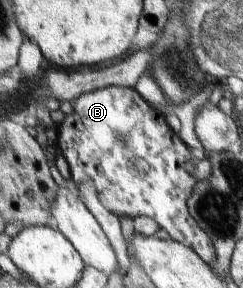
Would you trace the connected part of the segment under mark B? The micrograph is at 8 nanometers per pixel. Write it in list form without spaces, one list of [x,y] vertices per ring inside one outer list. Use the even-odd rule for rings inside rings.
[[[106,87],[101,88],[95,91],[90,91],[77,96],[77,99],[72,101],[73,111],[72,113],[65,114],[64,119],[57,123],[57,149],[58,153],[63,155],[70,167],[70,176],[73,179],[75,184],[83,183],[85,180],[94,181],[99,199],[101,203],[107,207],[107,209],[112,213],[113,218],[118,216],[131,217],[135,219],[137,216],[147,216],[151,219],[154,219],[161,227],[163,234],[167,237],[173,238],[179,243],[184,243],[187,247],[190,247],[195,251],[203,261],[206,261],[208,264],[212,262],[214,258],[214,247],[212,246],[209,236],[198,226],[198,223],[191,217],[191,214],[188,210],[187,200],[191,195],[191,192],[194,190],[194,185],[197,183],[197,180],[205,179],[209,177],[212,167],[210,161],[207,157],[202,160],[193,158],[189,148],[185,145],[185,142],[171,130],[171,127],[167,124],[165,116],[161,111],[156,110],[152,105],[149,105],[147,101],[139,95],[139,92],[135,88],[126,88],[126,87]],[[187,163],[193,163],[193,171],[191,173],[187,171]]]

